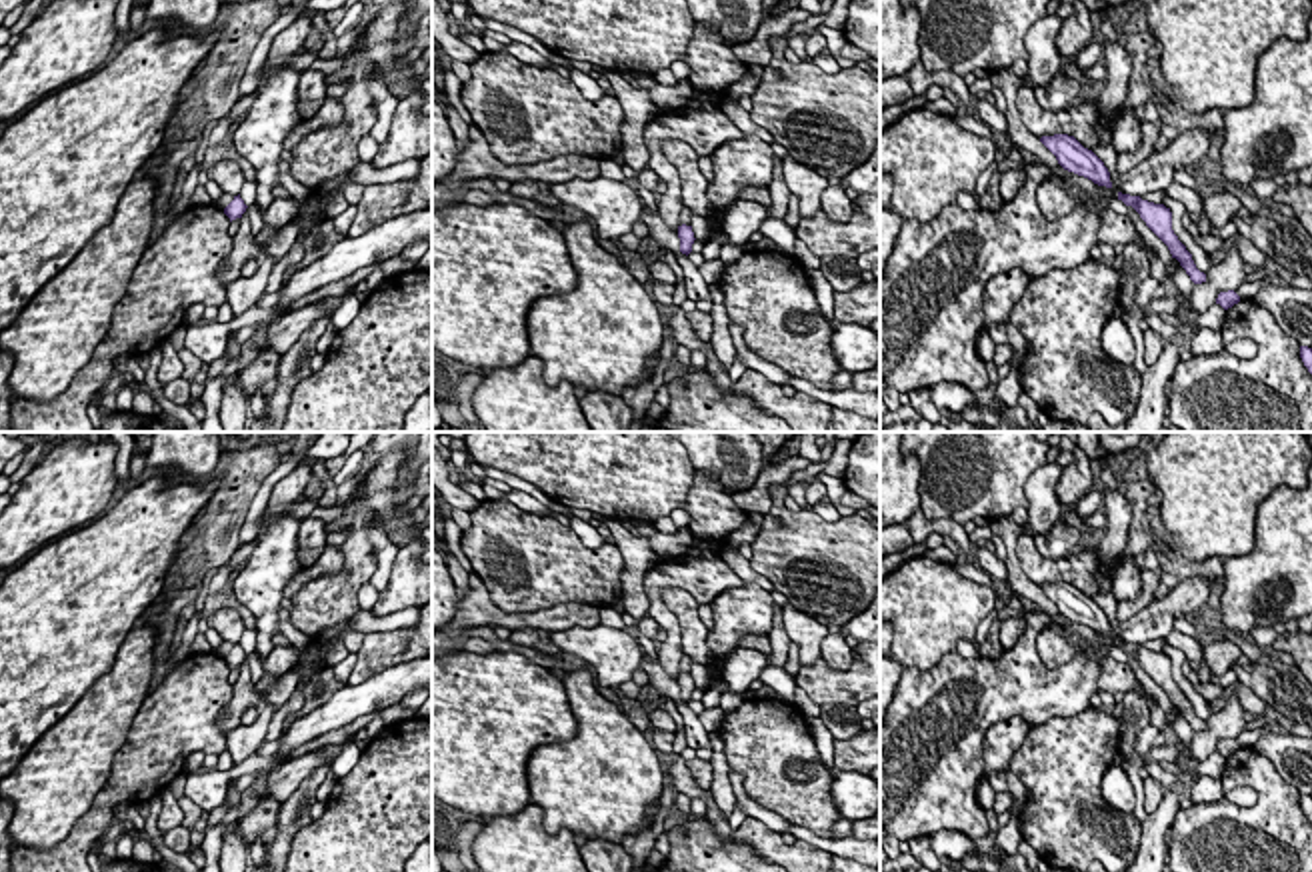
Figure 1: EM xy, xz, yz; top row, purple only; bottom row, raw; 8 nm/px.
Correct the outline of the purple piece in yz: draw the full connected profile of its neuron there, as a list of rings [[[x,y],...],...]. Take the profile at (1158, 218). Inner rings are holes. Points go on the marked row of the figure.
[[[1118,192],[1118,200],[1122,200],[1126,206],[1132,206],[1140,214],[1146,226],[1168,246],[1172,258],[1180,262],[1194,284],[1206,282],[1206,274],[1196,268],[1192,254],[1172,230],[1170,208],[1122,192]]]

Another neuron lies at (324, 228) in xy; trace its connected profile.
[[[332,218],[320,220],[302,240],[304,258],[300,264],[288,266],[284,272],[284,280],[288,282],[298,270],[310,266],[312,262],[326,256],[336,242],[340,242],[344,236],[340,236],[334,230]]]

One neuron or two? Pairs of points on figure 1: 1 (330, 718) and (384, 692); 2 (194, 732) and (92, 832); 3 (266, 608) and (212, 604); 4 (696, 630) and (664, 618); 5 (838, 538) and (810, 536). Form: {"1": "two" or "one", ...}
{"1": "one", "2": "one", "3": "two", "4": "two", "5": "one"}

